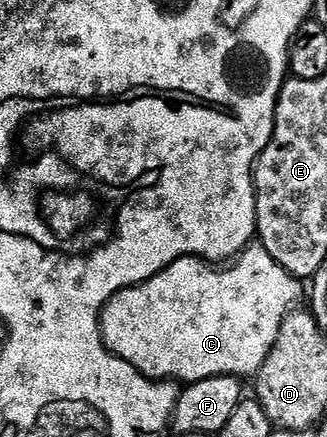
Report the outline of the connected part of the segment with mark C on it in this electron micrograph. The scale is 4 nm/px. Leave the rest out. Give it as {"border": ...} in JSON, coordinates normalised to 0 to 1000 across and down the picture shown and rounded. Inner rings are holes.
{"border":[[[789,556],[758,561],[728,588],[716,590],[713,602],[691,611],[624,597],[618,588],[557,588],[532,597],[526,606],[508,606],[492,622],[459,634],[453,643],[434,643],[425,652],[394,652],[330,684],[327,696],[315,700],[309,728],[315,785],[339,808],[382,822],[382,831],[394,831],[422,854],[459,863],[465,872],[498,872],[498,854],[514,854],[526,867],[547,876],[612,872],[664,858],[700,858],[734,867],[777,865],[810,831],[810,822],[859,757],[859,739],[911,700],[902,696],[914,689],[914,652],[920,652],[917,636],[872,620],[872,611],[859,611],[847,602],[847,593],[835,593],[835,584],[823,584],[823,574],[810,574],[810,565]]]}

